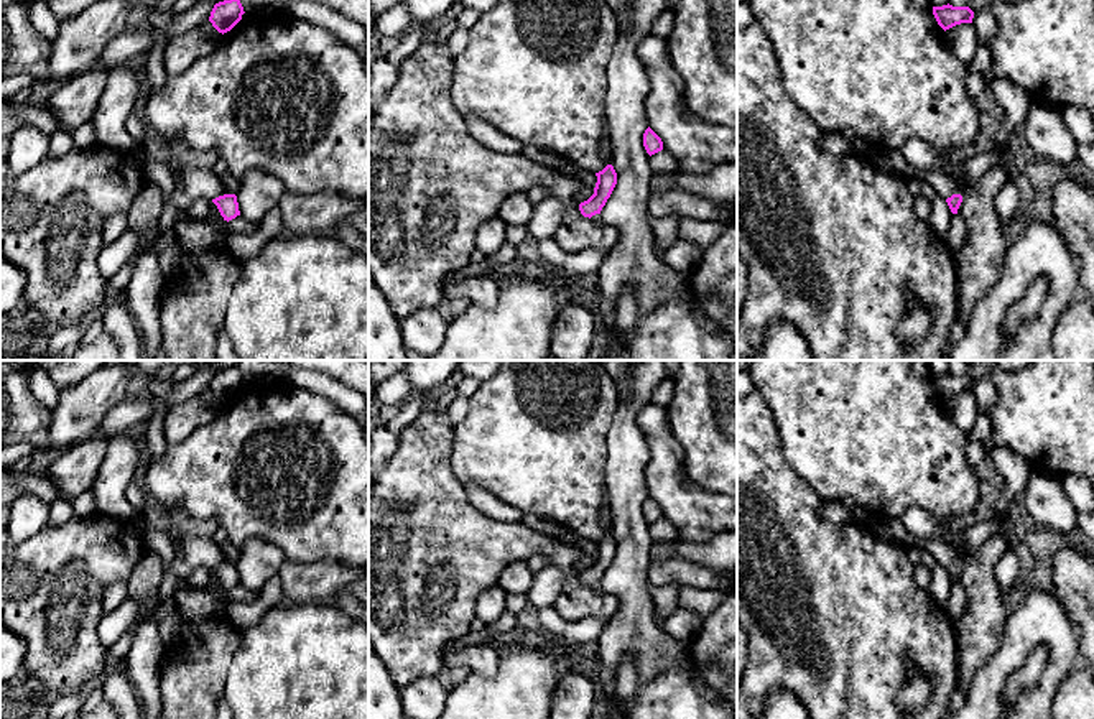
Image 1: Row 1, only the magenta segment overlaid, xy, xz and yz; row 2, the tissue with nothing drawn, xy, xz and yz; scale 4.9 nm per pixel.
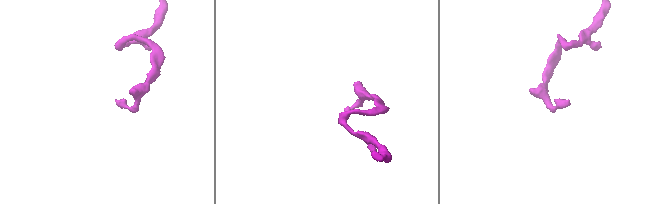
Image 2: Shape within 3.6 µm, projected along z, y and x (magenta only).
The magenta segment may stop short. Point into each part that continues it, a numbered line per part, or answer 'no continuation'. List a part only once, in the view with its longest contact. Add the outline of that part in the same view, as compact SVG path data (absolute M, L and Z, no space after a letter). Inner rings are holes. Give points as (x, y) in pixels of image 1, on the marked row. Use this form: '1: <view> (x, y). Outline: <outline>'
no continuation

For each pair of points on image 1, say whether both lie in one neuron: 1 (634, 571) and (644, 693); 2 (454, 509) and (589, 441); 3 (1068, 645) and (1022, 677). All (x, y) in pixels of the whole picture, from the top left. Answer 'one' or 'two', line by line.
1: two
2: two
3: two

